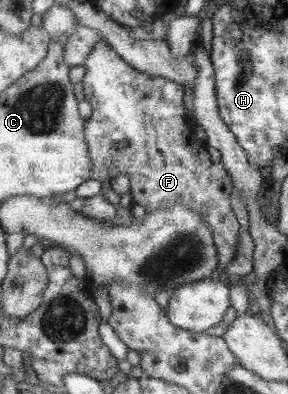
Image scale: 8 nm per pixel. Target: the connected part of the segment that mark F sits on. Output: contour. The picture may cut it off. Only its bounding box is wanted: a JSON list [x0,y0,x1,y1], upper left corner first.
[83,42,242,279]

